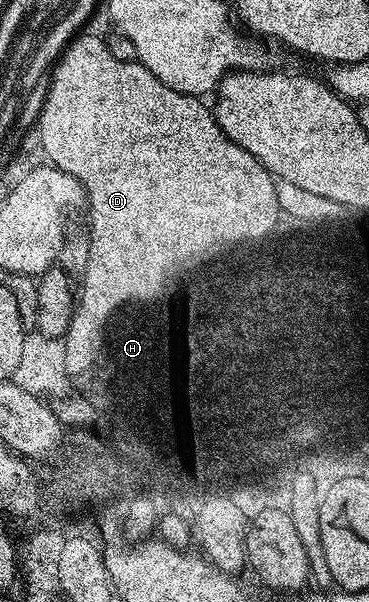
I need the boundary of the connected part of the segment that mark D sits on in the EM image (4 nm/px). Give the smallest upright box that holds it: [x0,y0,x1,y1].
[36,34,280,369]

